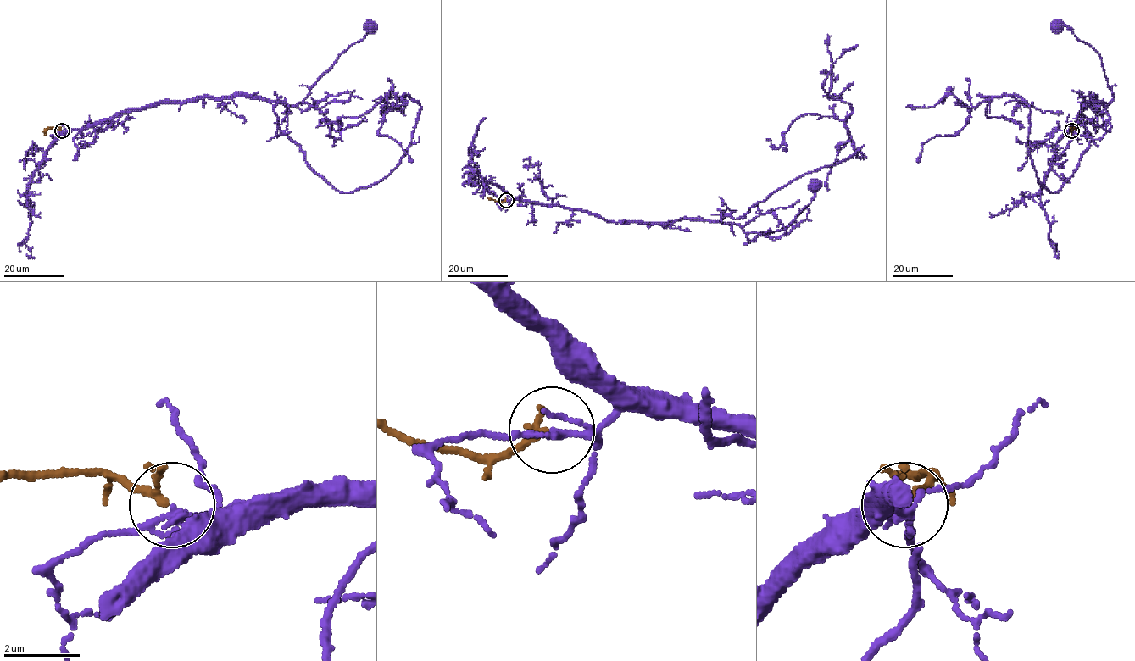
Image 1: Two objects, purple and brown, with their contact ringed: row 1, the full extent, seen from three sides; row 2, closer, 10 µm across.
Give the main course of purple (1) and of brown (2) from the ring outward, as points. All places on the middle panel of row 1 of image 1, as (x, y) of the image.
1: (506, 200), (560, 205), (615, 221), (697, 219), (737, 223), (753, 241), (785, 228), (810, 202), (815, 185)
2: (505, 200), (489, 200)

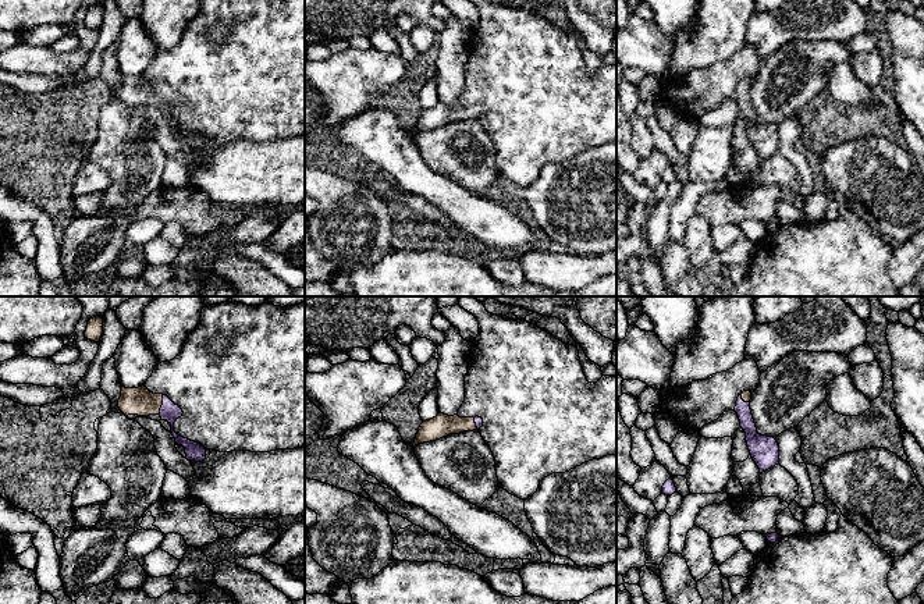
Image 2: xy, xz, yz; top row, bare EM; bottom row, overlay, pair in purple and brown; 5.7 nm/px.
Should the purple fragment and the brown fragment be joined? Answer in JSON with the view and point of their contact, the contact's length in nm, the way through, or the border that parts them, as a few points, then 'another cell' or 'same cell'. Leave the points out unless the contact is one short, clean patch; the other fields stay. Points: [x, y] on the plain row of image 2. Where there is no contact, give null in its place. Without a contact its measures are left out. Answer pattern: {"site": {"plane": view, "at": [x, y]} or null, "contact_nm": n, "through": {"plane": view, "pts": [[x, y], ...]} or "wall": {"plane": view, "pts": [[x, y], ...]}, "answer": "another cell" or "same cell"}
{"site": {"plane": "xy", "at": [162, 93]}, "contact_nm": 110, "through": {"plane": "xy", "pts": [[169, 99], [162, 93], [139, 89]]}, "answer": "same cell"}

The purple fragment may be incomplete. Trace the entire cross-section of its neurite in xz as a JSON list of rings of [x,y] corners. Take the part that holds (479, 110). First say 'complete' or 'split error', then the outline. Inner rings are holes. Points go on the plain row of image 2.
split error; [[[438,102],[436,106],[420,113],[413,135],[417,132],[436,129],[451,122],[479,118],[481,114],[483,107],[479,104],[459,106],[458,103],[448,104]]]

